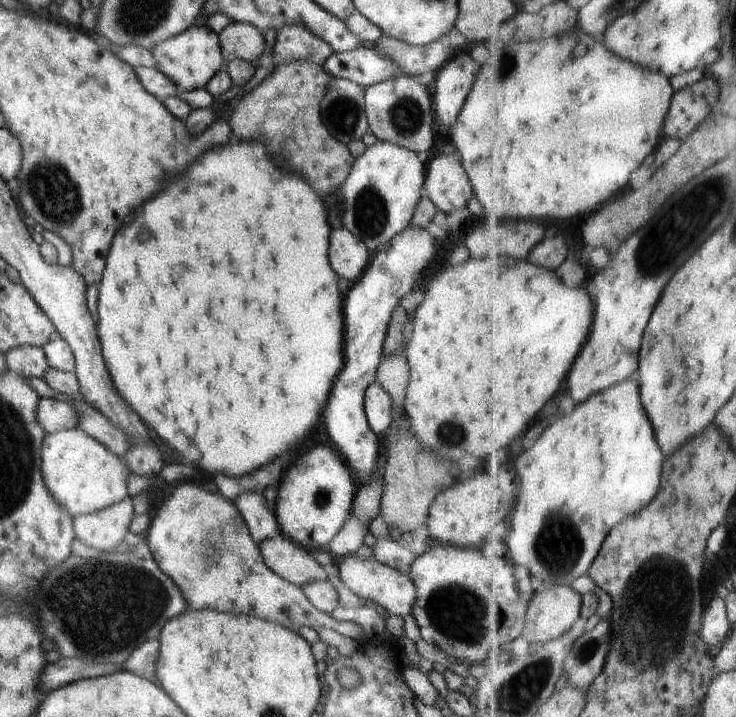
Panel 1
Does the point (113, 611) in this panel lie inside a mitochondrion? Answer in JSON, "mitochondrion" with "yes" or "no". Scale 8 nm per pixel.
{"mitochondrion":"yes"}

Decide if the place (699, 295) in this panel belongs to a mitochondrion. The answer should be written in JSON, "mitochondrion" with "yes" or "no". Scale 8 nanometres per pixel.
{"mitochondrion":"no"}

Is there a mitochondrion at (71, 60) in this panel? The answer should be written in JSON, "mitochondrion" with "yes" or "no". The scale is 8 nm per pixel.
{"mitochondrion":"no"}

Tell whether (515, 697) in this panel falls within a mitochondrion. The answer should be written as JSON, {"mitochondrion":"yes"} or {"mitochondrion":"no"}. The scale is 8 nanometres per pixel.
{"mitochondrion":"yes"}

